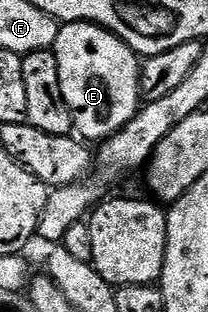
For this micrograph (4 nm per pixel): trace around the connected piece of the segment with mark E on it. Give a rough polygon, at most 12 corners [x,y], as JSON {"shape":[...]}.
{"shape":[[92,22],[54,53],[75,133],[92,144],[142,105],[142,62]]}

